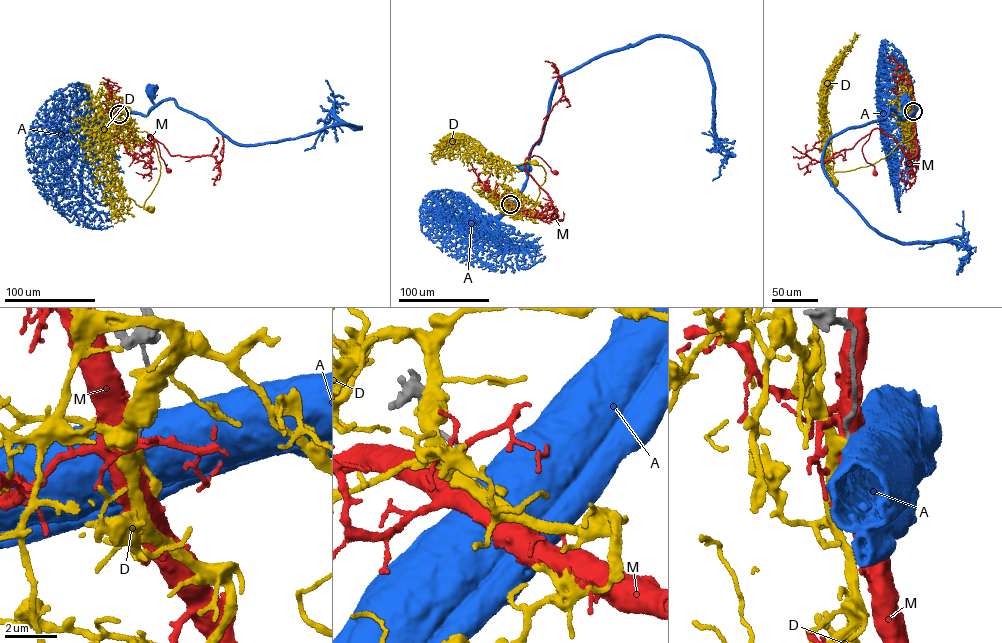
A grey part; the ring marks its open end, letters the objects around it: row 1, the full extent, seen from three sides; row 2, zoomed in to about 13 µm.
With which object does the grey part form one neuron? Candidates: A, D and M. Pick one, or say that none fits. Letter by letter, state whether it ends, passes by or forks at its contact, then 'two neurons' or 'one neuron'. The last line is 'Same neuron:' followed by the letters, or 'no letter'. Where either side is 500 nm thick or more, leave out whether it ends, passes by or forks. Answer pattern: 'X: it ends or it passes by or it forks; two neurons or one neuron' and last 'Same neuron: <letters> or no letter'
A: two neurons
D: it forks; two neurons
M: two neurons
Same neuron: no letter

